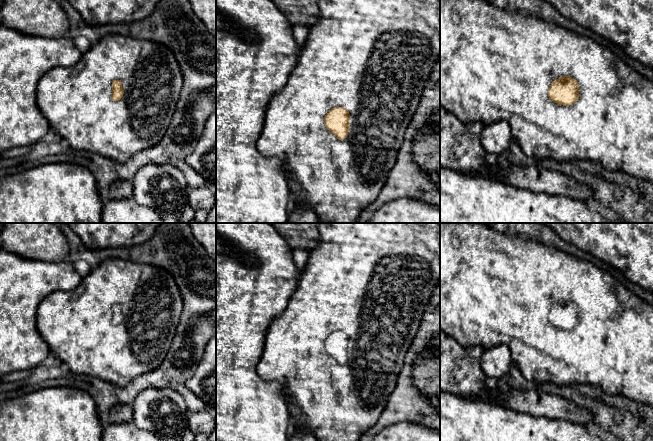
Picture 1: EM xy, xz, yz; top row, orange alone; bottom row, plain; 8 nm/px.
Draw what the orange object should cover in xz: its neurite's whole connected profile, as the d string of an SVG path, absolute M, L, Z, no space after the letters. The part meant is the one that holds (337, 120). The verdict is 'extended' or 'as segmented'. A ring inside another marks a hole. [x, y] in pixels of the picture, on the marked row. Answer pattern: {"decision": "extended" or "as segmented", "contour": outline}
{"decision": "extended", "contour": "M319 0L318 6L320 9L320 18L316 24L309 27L309 35L298 56L296 66L291 72L284 88L273 95L267 106L263 130L257 141L257 149L263 156L276 157L283 162L287 180L292 186L294 194L299 195L295 199L296 205L311 206L317 214L320 223L355 223L362 210L377 199L386 183L388 175L396 163L397 154L404 140L406 129L419 105L421 94L440 56L440 0Z"}

